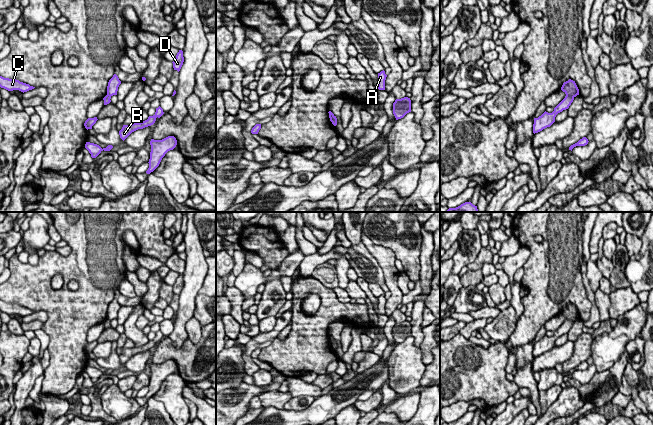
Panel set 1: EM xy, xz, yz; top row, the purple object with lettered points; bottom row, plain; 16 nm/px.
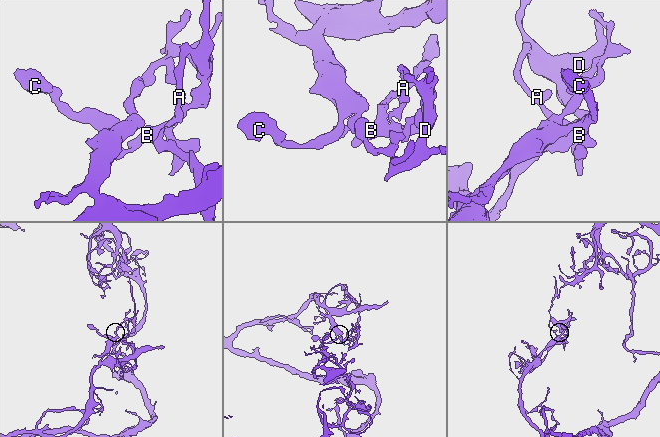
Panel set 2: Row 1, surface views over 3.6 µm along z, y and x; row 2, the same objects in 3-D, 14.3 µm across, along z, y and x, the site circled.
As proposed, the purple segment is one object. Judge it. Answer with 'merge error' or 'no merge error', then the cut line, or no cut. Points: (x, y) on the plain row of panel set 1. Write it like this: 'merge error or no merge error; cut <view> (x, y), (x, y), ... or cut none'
merge error; cut yz (566, 317), (573, 321)

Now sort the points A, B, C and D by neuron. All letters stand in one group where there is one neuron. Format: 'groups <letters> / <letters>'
groups A B D / C

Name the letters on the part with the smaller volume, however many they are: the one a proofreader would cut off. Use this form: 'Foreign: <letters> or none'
Foreign: A, B, D

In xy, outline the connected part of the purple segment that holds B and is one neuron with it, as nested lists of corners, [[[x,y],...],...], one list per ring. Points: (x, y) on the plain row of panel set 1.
[[[159,330],[156,332],[155,338],[153,340],[149,340],[147,344],[140,347],[123,349],[122,353],[119,355],[120,362],[124,365],[132,356],[153,349],[156,342],[160,342],[163,338],[163,333]]]

